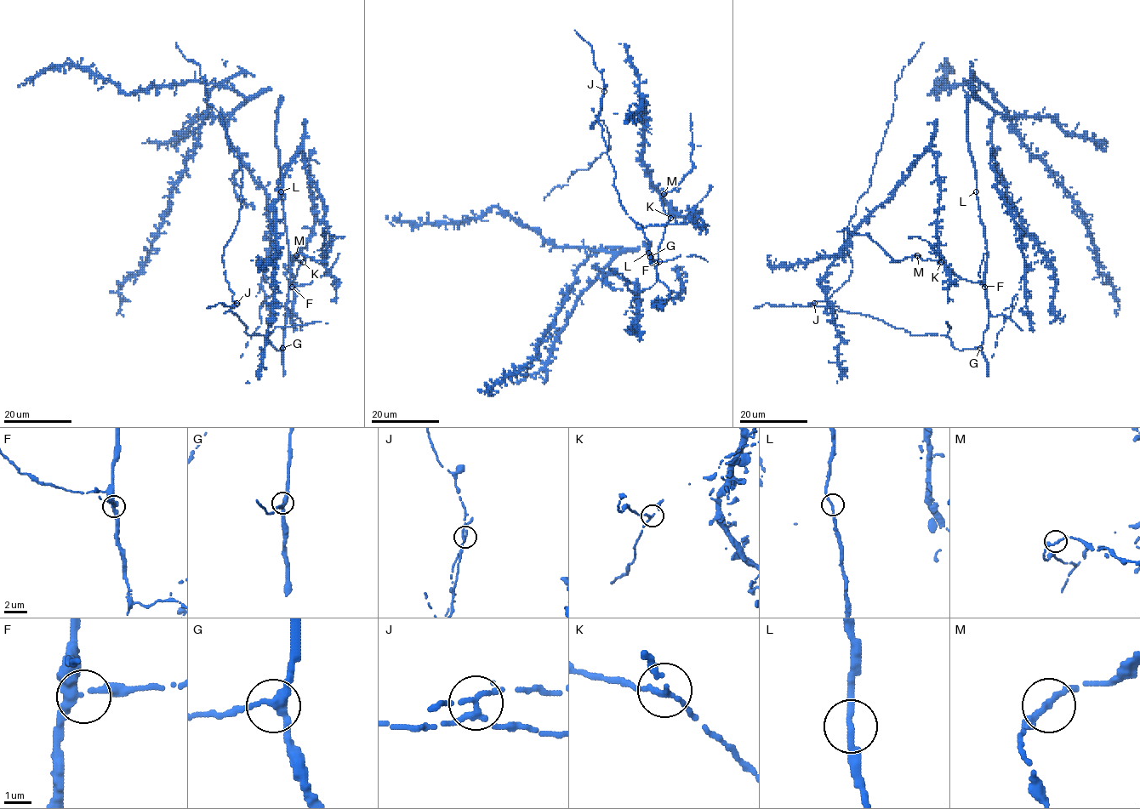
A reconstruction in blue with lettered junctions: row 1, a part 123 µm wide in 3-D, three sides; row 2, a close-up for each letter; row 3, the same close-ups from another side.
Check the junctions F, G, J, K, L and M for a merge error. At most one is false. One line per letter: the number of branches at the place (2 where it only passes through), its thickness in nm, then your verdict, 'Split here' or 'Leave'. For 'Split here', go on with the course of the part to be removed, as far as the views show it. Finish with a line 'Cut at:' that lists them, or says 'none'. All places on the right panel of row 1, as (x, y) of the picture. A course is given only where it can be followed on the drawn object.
F: Branches: 3. Thickness 320 nm. Leave
G: Branches: 3. Thickness 280 nm. Leave
J: Branches: 3. Thickness 200 nm. Split here. Course of the part to remove: (814, 304), (828, 300), (851, 274), (844, 230), (858, 198), (869, 188), (896, 99), (895, 82), (923, 43)
K: Branches: 3. Thickness 160 nm. Leave
L: Branches: 2. Thickness 240 nm. Leave
M: Branches: 2. Thickness 240 nm. Leave
Cut at: J

